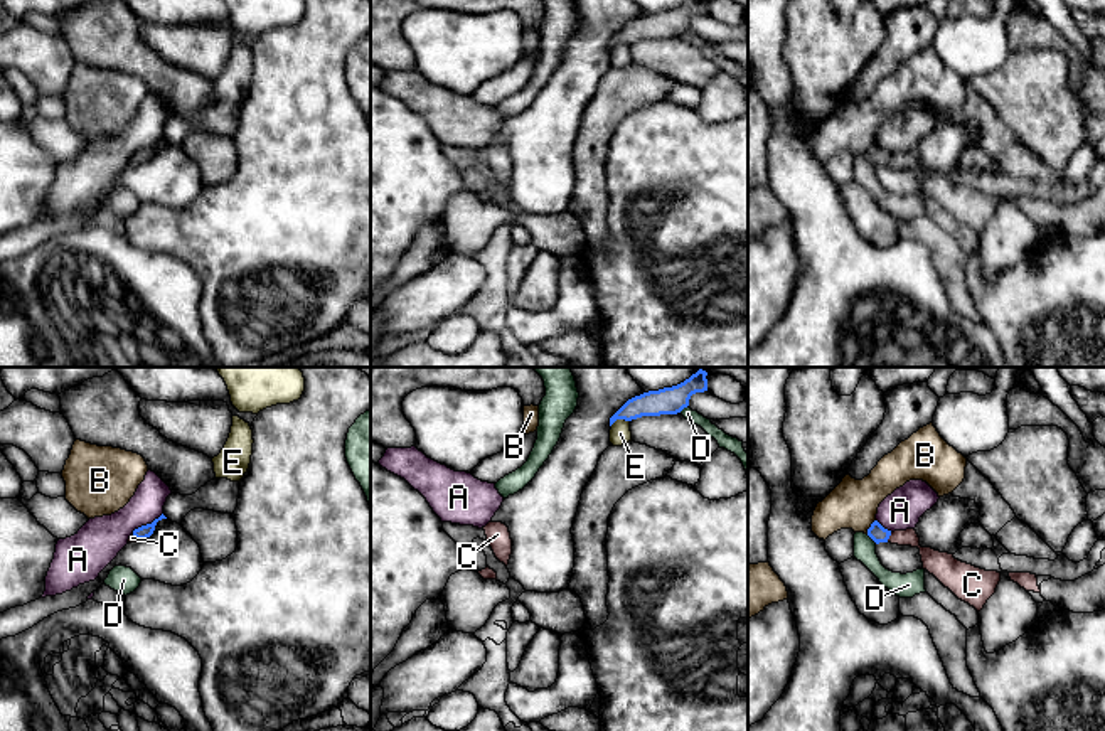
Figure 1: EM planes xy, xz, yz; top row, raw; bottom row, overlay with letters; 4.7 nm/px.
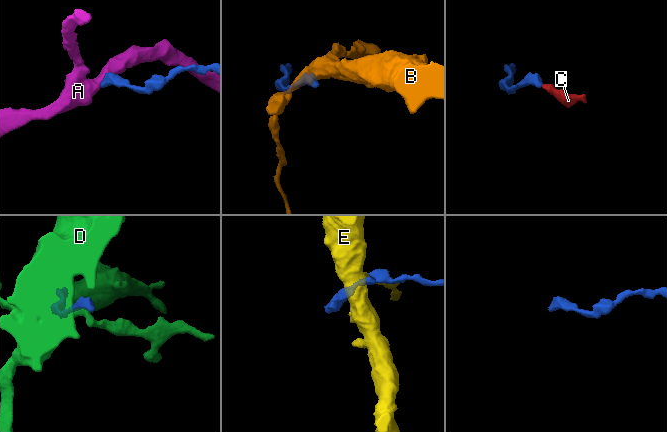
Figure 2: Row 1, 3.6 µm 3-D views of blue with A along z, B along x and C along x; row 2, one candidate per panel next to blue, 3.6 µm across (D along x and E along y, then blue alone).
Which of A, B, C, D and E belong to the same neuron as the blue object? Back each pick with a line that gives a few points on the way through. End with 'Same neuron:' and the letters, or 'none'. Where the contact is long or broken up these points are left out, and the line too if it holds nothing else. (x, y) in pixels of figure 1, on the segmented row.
C: Path across: yz (876, 531), (888, 538), (910, 538), (934, 561)
Same neuron: C

